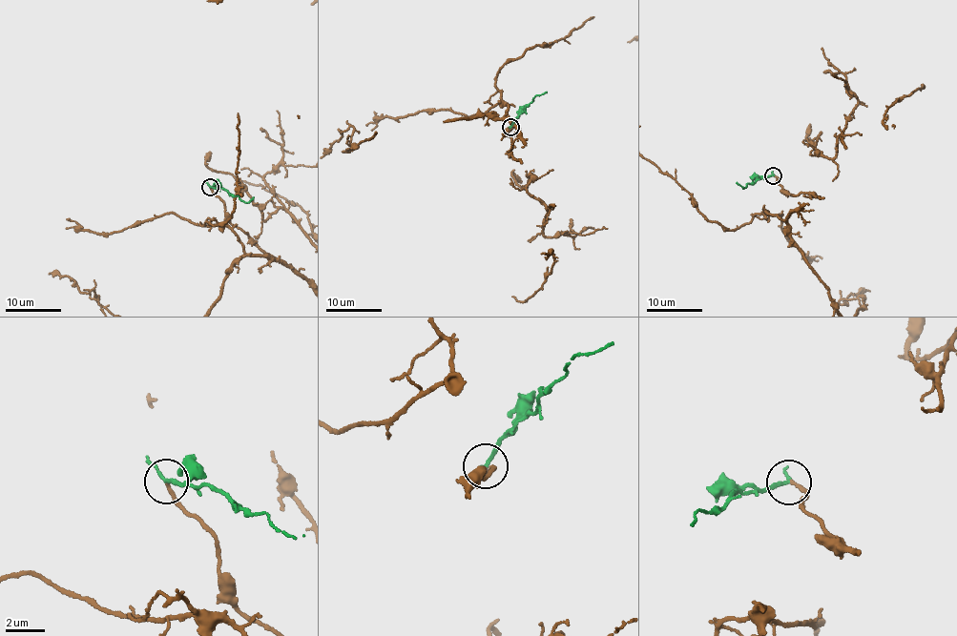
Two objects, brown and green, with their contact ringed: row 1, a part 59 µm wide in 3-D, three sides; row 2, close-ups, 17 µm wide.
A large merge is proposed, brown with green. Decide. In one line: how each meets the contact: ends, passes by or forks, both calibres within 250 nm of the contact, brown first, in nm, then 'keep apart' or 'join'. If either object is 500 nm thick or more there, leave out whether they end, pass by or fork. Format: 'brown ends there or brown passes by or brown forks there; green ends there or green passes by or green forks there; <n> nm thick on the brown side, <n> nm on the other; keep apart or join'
brown ends there; green passes by; 170 nm thick on the brown side, 160 nm on the other; join

